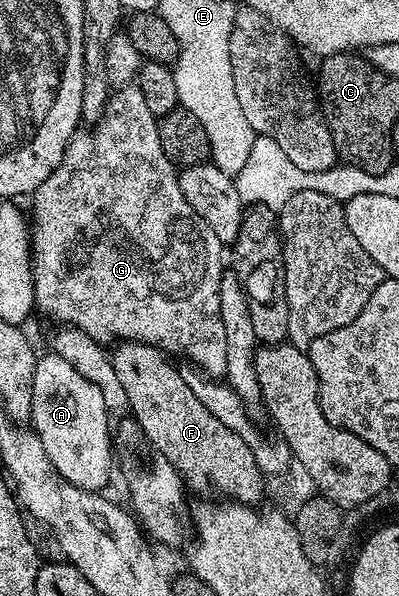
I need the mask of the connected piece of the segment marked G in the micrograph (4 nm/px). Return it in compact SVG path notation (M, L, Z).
M135 84L125 85L117 88L111 94L104 108L104 114L95 126L93 133L84 133L78 131L70 139L70 143L66 147L66 151L62 155L60 165L54 167L52 174L37 187L35 193L31 194L32 213L30 209L30 217L36 222L30 225L30 240L32 243L32 282L34 283L34 299L36 300L35 308L40 309L52 321L61 321L59 324L64 327L81 329L86 331L86 335L90 335L90 339L94 339L98 343L111 343L122 341L143 341L146 345L154 345L157 349L163 349L169 354L185 353L189 357L191 364L199 369L201 373L212 379L223 378L226 374L226 334L222 327L222 315L218 303L218 283L222 283L222 275L226 272L226 245L225 242L218 239L218 235L214 235L214 231L210 231L210 223L206 223L206 219L202 219L202 215L198 215L198 211L194 211L194 207L190 207L190 203L186 203L186 195L182 195L182 187L178 176L177 166L173 165L172 160L166 155L166 151L162 151L162 143L158 139L158 119L150 111L150 107L146 107L146 99L142 96L142 91L136 88Z

